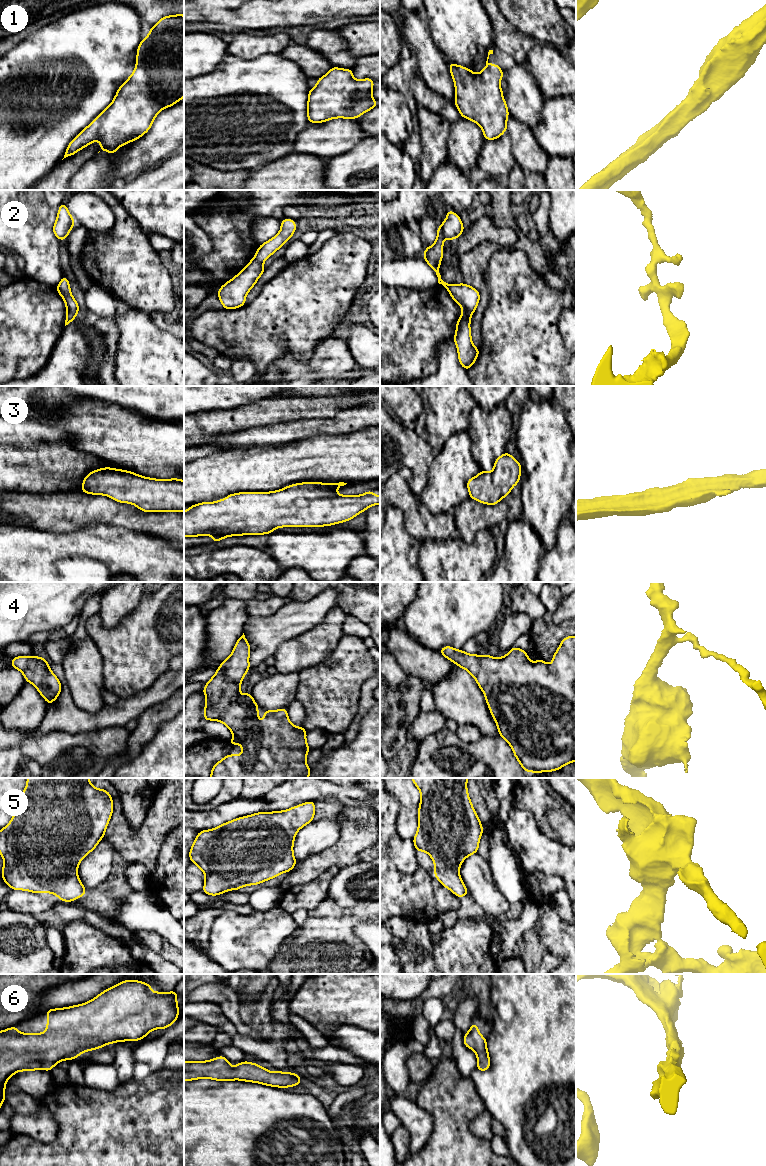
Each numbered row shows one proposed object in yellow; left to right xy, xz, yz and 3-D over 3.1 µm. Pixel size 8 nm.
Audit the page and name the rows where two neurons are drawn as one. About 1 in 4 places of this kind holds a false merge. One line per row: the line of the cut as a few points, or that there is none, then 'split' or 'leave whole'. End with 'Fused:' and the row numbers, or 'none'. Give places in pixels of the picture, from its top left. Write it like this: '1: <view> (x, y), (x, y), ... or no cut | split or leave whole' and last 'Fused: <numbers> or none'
1: no cut | leave whole
2: xy (57, 286), (70, 294) | split
3: no cut | leave whole
4: no cut | leave whole
5: no cut | leave whole
6: no cut | leave whole
Fused: 2

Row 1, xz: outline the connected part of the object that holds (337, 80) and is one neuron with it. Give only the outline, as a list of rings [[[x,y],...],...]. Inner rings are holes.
[[[332,67],[323,77],[318,78],[308,94],[307,116],[309,123],[326,122],[334,118],[356,119],[378,105],[372,97],[374,82],[370,78],[356,80],[351,69]]]

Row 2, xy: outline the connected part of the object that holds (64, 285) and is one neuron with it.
[[[63,276],[59,285],[57,286],[60,290],[62,290],[65,293],[71,294],[71,289],[69,285],[69,281],[66,276]]]

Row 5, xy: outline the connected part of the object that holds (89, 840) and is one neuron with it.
[[[27,778],[12,819],[0,830],[3,881],[13,890],[53,893],[65,902],[84,896],[87,892],[77,874],[79,863],[104,837],[112,813],[111,795],[95,788],[89,778]]]

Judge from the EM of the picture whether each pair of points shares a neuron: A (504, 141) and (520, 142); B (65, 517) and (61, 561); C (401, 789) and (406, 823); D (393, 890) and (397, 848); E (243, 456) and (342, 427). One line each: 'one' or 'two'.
A: two
B: two
C: one
D: two
E: two

